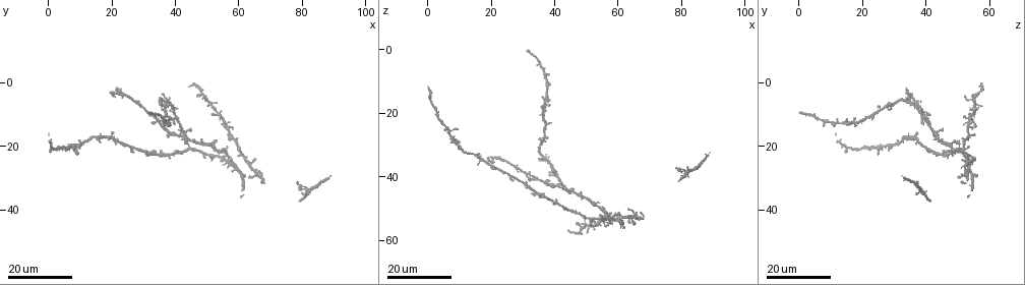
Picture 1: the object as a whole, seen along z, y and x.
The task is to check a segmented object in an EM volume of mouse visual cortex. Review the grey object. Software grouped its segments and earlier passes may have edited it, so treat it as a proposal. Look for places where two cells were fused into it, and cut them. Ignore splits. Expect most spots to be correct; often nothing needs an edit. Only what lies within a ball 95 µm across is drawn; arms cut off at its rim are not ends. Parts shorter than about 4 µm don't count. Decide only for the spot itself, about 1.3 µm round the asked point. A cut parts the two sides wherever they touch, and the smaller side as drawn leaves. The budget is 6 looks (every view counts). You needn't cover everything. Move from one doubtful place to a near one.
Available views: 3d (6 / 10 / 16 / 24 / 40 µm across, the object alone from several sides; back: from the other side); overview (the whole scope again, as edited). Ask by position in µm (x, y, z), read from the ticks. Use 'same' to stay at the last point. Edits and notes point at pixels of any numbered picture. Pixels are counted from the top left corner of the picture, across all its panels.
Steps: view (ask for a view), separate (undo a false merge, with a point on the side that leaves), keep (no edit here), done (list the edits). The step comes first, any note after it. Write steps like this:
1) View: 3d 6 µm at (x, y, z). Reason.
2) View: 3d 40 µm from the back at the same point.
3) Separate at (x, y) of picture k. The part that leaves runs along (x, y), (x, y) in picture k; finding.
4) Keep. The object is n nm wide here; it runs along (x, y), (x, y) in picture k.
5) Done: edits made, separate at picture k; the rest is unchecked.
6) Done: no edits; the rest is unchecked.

View: 3d 24 µm at (7.5, 20.0, 25.0). Small branch off a trunk.

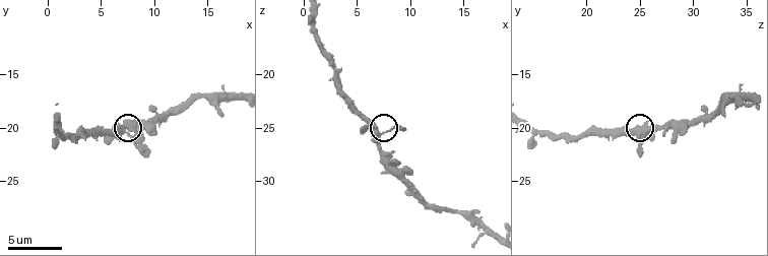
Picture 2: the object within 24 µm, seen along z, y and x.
View: 3d 6 µm at (7.0, 20.4, 25.4). Zoom in.

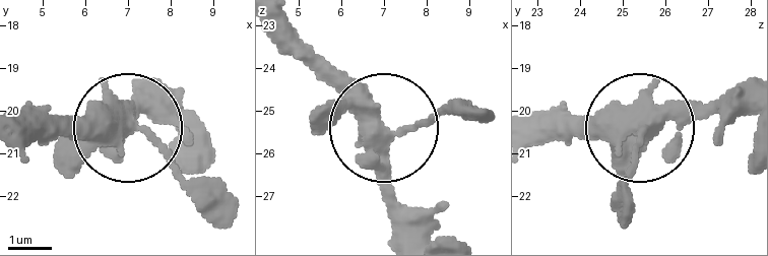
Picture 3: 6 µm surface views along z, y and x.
Keep. The object is 350 nm wide here; it runs along (426, 229), (392, 185), (385, 141), (480, 109) in picture 3; continuous, no second cell.

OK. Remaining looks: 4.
View: 3d 24 µm at (43.5, 16.0, 43.0). Three arms meet.

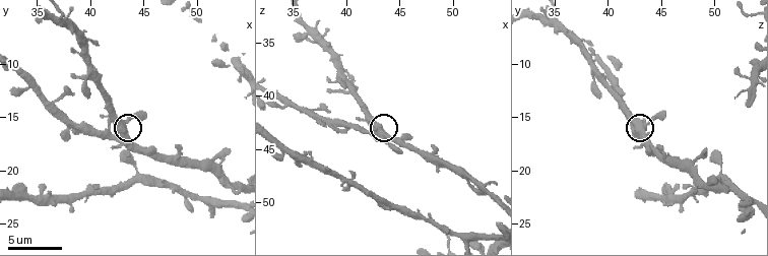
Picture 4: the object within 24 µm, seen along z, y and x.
View: 3d 6 µm at (42.8, 15.8, 43.2).

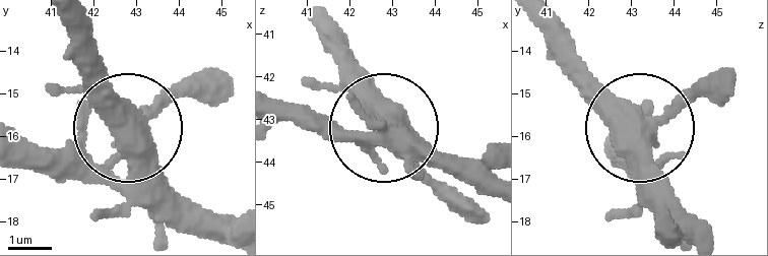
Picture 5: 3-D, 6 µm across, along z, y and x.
View: 3d 6 µm from the back at (42.80, 15.90, 43.25).

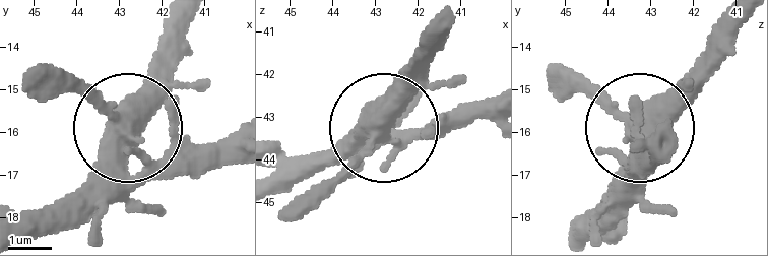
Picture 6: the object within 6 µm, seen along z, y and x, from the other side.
Keep. The object is 480 nm wide here; all the same cell.

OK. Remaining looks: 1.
Done: no edits; the rest is unchecked.

